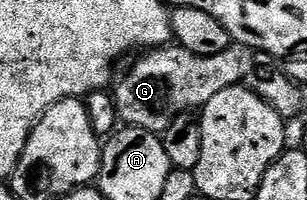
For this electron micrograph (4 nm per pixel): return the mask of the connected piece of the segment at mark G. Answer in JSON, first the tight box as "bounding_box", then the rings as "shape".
{"bounding_box":[115,44,254,135],"shape":[[[176,44],[153,49],[140,57],[144,56],[121,76],[120,83],[119,78],[115,83],[116,116],[124,126],[137,126],[159,135],[170,128],[178,115],[199,111],[218,92],[247,83],[254,69],[253,51],[239,44],[228,46],[218,56],[198,56]]]}

